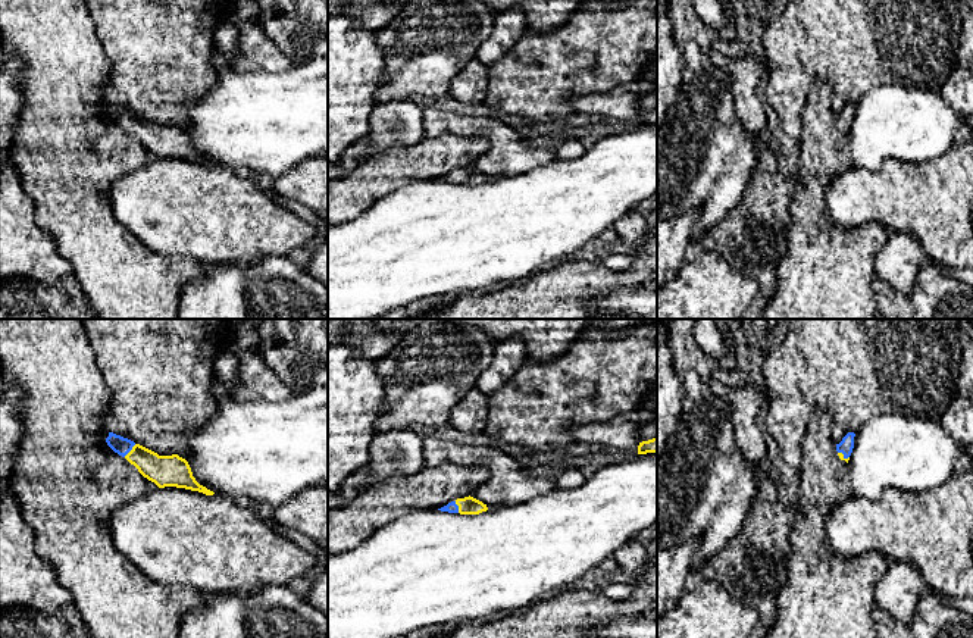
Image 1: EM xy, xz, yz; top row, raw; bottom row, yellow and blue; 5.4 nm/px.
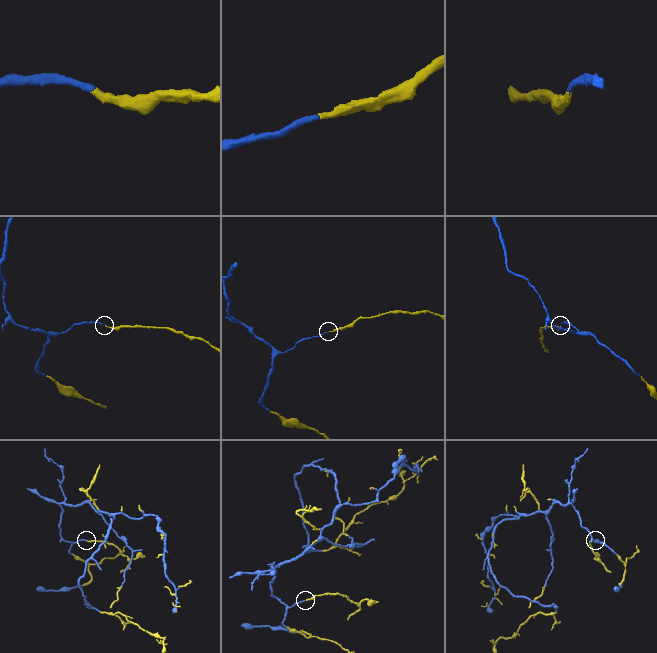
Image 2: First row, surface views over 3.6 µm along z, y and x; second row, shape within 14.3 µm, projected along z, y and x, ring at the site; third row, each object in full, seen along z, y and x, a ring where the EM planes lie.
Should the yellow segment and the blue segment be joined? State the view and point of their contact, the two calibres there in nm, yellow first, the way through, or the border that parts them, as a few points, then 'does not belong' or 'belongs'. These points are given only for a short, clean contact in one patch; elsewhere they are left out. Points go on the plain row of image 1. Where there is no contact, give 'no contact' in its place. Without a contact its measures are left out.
meets yellow in xy at (131, 121); 180 nm thick on the yellow side, 100 nm on the other; belongs

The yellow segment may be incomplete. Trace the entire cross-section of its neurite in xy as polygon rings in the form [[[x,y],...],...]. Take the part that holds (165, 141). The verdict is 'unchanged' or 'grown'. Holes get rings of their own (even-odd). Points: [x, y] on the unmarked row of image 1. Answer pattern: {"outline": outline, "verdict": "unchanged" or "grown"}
{"outline": [[[109,103],[106,113],[115,123],[125,128],[144,148],[154,153],[159,159],[176,157],[198,162],[206,166],[215,165],[195,151],[188,132],[178,125],[159,126],[113,103]]], "verdict": "grown"}

